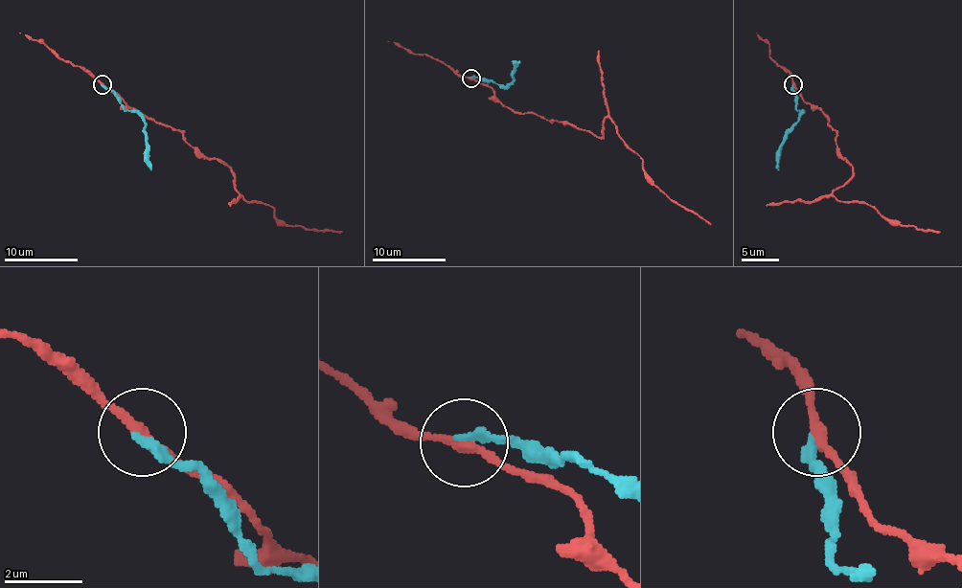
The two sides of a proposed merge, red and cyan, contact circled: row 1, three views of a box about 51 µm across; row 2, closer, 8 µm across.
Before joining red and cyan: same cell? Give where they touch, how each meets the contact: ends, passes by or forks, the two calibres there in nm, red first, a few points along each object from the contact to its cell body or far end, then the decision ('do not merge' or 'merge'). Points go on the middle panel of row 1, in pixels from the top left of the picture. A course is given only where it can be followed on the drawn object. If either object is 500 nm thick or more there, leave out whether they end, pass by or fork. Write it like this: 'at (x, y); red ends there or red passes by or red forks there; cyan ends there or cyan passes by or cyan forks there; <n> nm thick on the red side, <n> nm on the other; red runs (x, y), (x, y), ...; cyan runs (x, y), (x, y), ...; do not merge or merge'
at (470, 78); red passes by; cyan ends there; 260 nm thick on the red side, 220 nm on the other; red runs (470, 79), (487, 84), (515, 111), (566, 121), (596, 137), (608, 117), (654, 185), (710, 224); cyan runs (470, 77), (507, 85), (513, 80), (515, 65), (520, 63); do not merge

